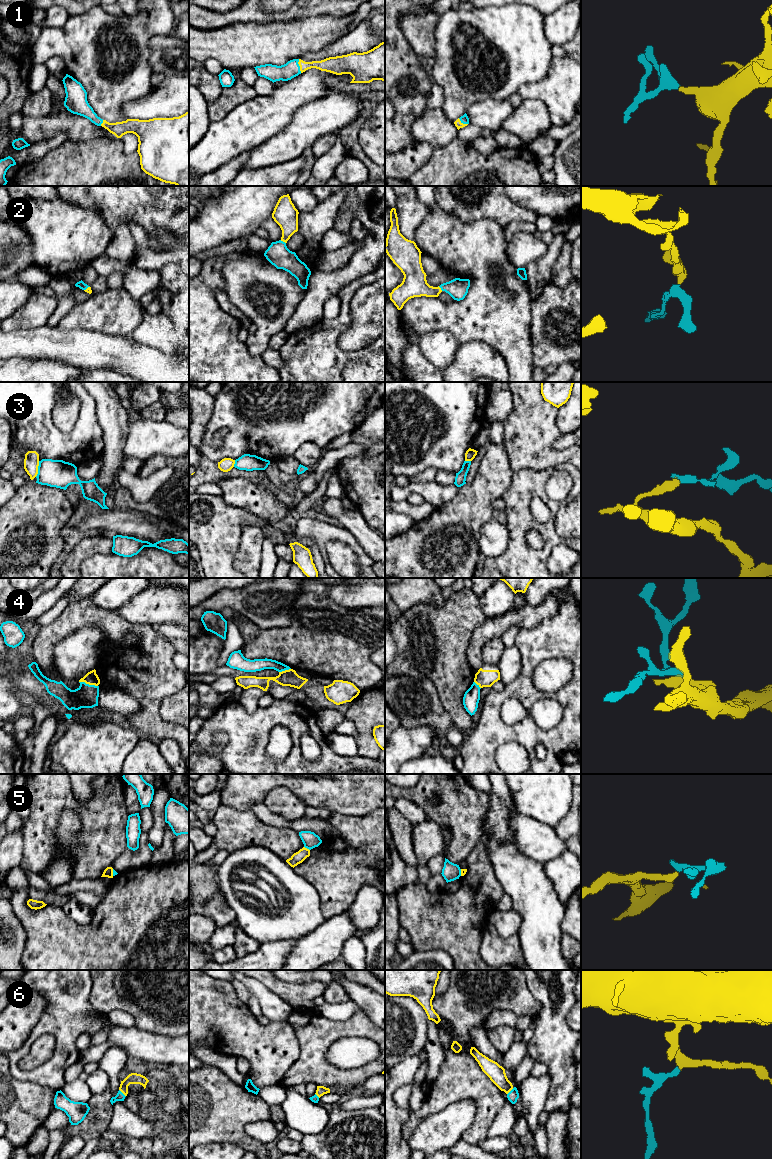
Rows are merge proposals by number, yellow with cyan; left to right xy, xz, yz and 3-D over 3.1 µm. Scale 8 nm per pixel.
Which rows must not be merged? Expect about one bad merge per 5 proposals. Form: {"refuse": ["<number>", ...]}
{"refuse": ["3", "4", "5"]}

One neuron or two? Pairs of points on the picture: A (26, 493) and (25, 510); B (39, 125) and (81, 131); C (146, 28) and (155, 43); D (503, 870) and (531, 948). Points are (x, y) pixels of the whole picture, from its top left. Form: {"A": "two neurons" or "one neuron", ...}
{"A": "one neuron", "B": "one neuron", "C": "two neurons", "D": "one neuron"}

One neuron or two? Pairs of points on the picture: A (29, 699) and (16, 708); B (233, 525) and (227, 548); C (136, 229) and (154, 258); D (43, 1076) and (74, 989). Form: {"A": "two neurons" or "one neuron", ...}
{"A": "two neurons", "B": "one neuron", "C": "one neuron", "D": "one neuron"}

